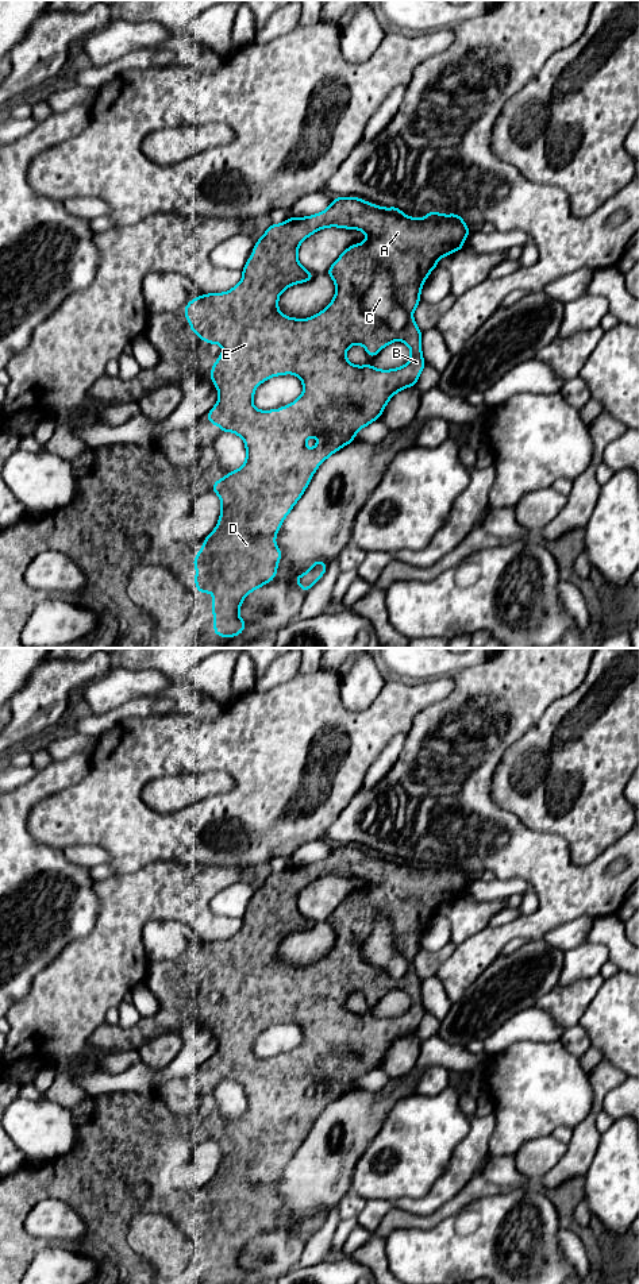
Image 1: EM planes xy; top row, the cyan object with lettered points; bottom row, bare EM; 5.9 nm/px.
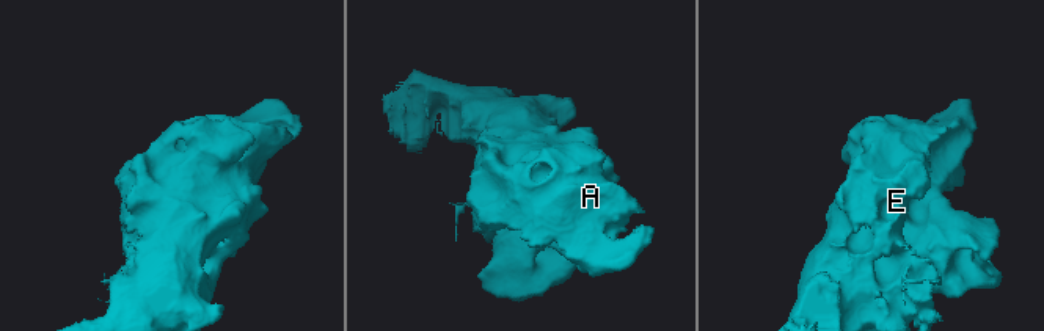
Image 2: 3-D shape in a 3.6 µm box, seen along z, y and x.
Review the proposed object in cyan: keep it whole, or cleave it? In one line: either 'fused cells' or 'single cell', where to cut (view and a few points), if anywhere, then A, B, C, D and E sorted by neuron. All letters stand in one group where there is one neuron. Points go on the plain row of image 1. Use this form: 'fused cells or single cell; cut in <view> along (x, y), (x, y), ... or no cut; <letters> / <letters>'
fused cells; cut in xy along (378, 914), (388, 918), (393, 944), (408, 963), (399, 980); A B D E / C

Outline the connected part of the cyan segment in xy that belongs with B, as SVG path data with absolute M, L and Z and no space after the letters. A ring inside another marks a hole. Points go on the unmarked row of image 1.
M335 845L324 860L307 865L290 864L285 871L273 871L255 890L253 902L242 917L243 925L235 936L224 941L200 942L199 946L186 952L184 964L189 968L190 979L207 992L218 991L223 995L223 1002L212 1013L212 1021L208 1023L219 1040L219 1048L207 1061L207 1067L211 1072L219 1073L222 1080L236 1081L246 1092L243 1114L227 1121L224 1126L218 1127L211 1134L211 1138L222 1149L220 1165L216 1176L204 1187L203 1196L192 1210L192 1214L197 1216L195 1222L196 1238L213 1242L211 1254L216 1284L239 1284L246 1276L247 1270L239 1265L239 1256L247 1242L272 1230L277 1223L282 1203L282 1199L274 1192L277 1180L308 1135L316 1117L334 1100L354 1091L359 1077L378 1068L388 1049L399 1038L416 1033L426 1011L421 1002L423 980L417 976L412 961L420 951L421 934L436 915L438 909L462 898L470 878L462 864L457 861L442 863L428 859L424 867L415 867L403 861L399 855L382 856L358 845ZM328 875L363 879L367 888L346 897L327 918L327 922L334 928L336 940L326 957L309 967L281 963L278 960L280 942L286 936L308 930L315 925L300 913L299 894L316 879ZM378 915L389 918L394 945L409 963L408 971L400 980L392 979L384 969L373 967L362 959L363 944ZM396 988L404 990L411 996L409 1010L399 1017L378 1018L372 1013L354 1014L346 1007L346 999L353 992L362 992L366 1002L374 1006L385 994ZM284 1022L295 1022L301 1027L303 1042L281 1057L258 1059L253 1053L255 1036L272 1025ZM313 1083L319 1086L317 1092L308 1098L305 1090Z

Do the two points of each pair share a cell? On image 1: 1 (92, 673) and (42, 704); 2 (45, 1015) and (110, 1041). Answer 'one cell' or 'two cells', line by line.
1: one cell
2: two cells

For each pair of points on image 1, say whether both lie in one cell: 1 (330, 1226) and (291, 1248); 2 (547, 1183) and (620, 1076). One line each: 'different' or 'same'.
1: different
2: same

